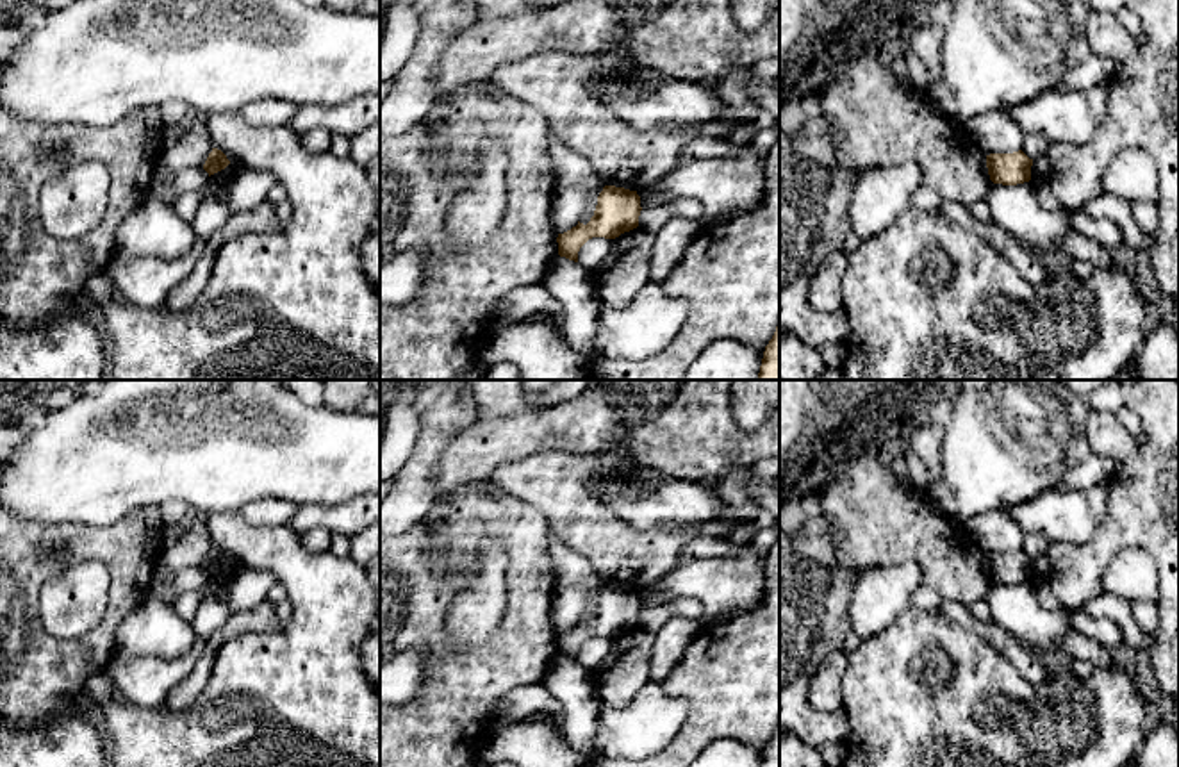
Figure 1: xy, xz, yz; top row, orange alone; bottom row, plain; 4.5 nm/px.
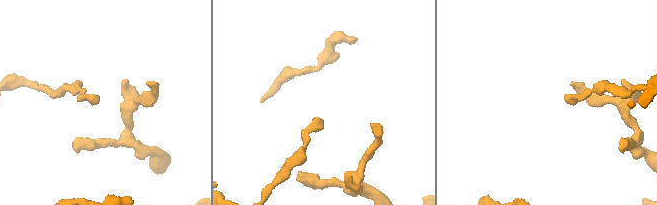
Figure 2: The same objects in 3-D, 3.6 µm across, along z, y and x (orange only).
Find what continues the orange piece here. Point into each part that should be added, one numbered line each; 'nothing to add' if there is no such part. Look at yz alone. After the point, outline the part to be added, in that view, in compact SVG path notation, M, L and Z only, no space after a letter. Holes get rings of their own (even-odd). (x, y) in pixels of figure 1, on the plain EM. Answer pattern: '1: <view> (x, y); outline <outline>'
nothing to add

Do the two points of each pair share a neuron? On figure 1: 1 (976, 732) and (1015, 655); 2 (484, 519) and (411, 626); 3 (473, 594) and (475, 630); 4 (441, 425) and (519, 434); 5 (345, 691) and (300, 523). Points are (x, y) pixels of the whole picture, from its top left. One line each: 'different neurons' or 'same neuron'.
1: different neurons
2: same neuron
3: same neuron
4: different neurons
5: different neurons

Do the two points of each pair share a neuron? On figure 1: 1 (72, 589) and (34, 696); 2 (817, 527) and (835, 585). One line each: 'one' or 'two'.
1: two
2: one

